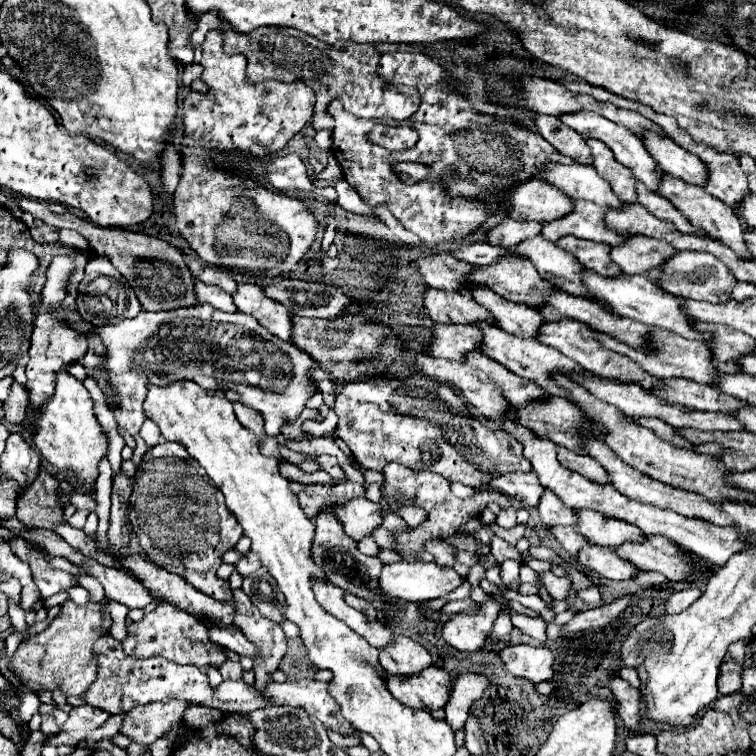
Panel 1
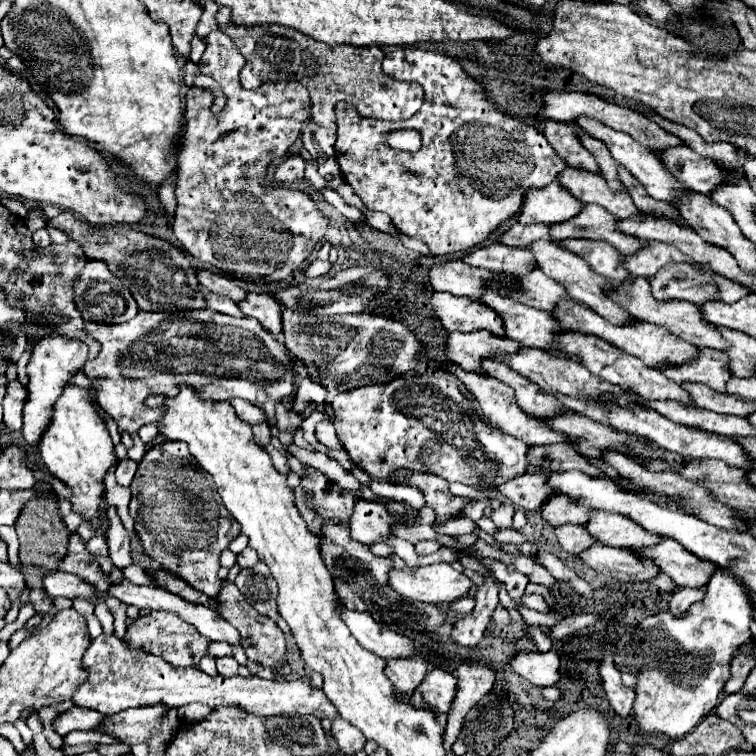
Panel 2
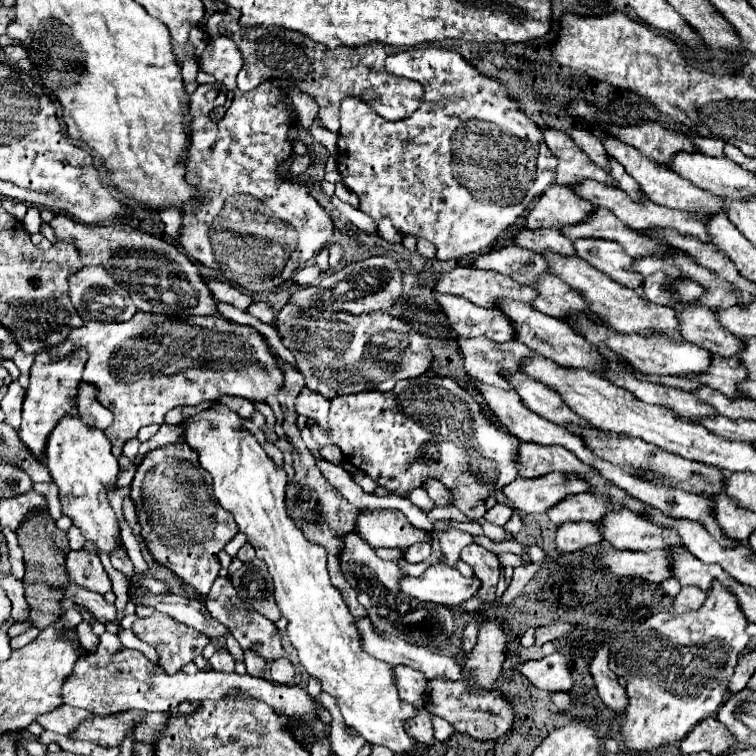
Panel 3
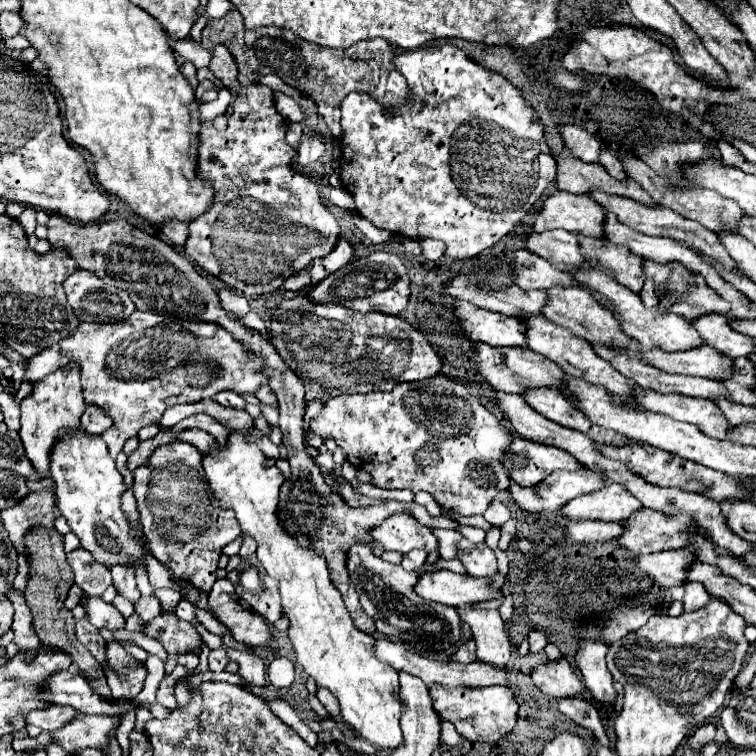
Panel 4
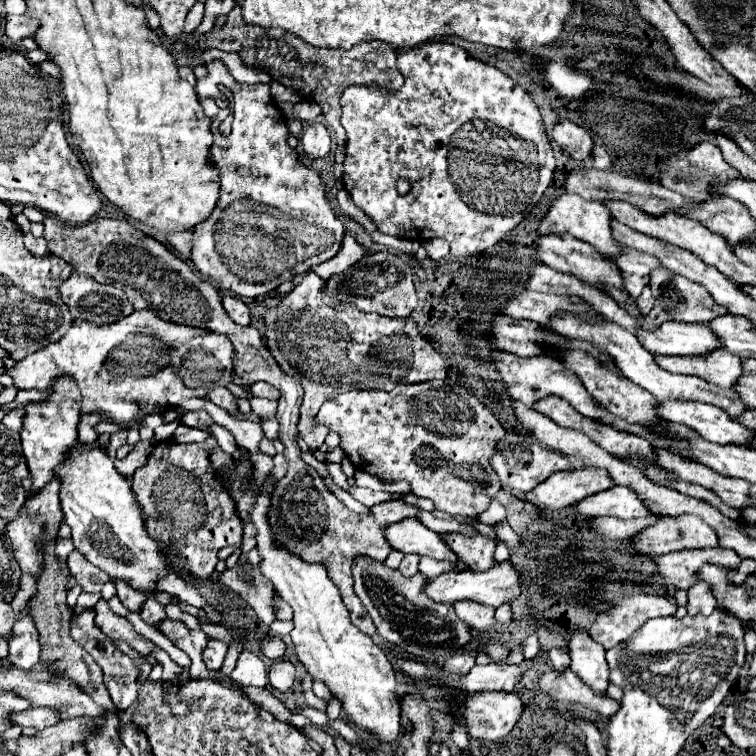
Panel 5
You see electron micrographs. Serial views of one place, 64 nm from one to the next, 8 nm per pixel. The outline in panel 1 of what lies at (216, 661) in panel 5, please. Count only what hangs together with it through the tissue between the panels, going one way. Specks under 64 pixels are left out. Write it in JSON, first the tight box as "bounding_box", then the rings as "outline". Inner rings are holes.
{"bounding_box":[220,660,244,680],"outline":[[[228,660],[226,664],[220,666],[220,674],[224,680],[242,680],[244,676],[244,670],[240,666],[240,662],[234,662],[234,660]]]}

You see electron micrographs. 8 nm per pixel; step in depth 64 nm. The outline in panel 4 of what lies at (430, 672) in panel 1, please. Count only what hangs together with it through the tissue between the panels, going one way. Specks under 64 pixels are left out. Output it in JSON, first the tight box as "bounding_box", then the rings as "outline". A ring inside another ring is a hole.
{"bounding_box":[432,684,518,742],"outline":[[[434,684],[432,690],[432,702],[436,708],[436,714],[442,720],[448,720],[456,726],[458,734],[470,742],[494,742],[506,736],[514,724],[518,714],[518,704],[514,700],[514,694],[506,686],[488,686],[488,688],[444,688],[442,684]]]}

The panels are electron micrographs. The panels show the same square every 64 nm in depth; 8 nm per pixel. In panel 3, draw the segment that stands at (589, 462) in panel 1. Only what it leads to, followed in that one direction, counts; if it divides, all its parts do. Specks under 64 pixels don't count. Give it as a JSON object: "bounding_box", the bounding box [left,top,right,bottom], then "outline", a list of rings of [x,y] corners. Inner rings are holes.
{"bounding_box":[518,444,592,478],"outline":[[[522,444],[518,450],[520,462],[518,470],[524,478],[544,476],[548,472],[572,472],[572,474],[590,474],[592,468],[582,464],[582,460],[560,446],[540,446],[540,444]]]}

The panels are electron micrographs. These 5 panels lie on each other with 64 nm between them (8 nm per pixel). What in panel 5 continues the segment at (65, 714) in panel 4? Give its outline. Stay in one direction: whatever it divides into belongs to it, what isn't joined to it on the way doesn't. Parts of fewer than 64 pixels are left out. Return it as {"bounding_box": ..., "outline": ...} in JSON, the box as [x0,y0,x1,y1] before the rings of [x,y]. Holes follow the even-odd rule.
{"bounding_box":[10,708,62,730],"outline":[[[30,708],[24,712],[12,714],[10,718],[18,726],[34,726],[36,730],[44,730],[62,720],[60,710],[54,710],[54,708]]]}

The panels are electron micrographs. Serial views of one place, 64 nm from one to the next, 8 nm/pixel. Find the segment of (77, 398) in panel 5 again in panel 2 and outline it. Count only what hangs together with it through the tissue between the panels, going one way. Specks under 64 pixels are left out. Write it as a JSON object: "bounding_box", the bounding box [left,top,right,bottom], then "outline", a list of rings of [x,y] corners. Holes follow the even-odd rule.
{"bounding_box":[22,336,88,446],"outline":[[[46,336],[40,338],[36,342],[32,342],[32,358],[28,362],[28,400],[24,406],[24,426],[22,426],[22,434],[24,440],[30,446],[36,446],[40,440],[40,434],[48,428],[50,420],[52,420],[52,406],[58,400],[62,388],[72,380],[74,372],[82,370],[84,362],[86,362],[86,354],[88,354],[88,346],[82,340],[76,338],[68,338],[68,336]]]}

